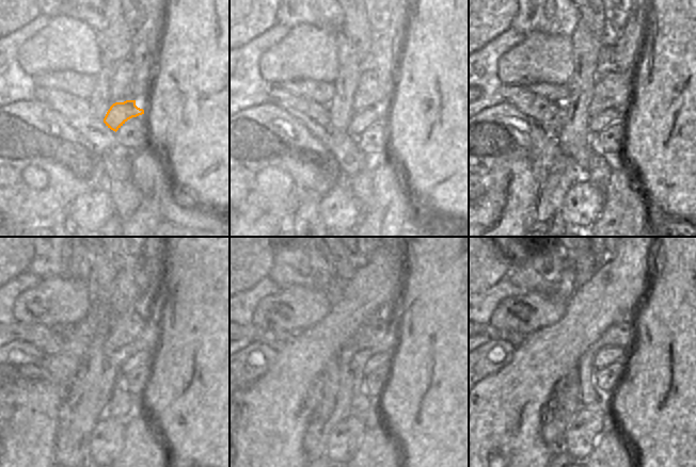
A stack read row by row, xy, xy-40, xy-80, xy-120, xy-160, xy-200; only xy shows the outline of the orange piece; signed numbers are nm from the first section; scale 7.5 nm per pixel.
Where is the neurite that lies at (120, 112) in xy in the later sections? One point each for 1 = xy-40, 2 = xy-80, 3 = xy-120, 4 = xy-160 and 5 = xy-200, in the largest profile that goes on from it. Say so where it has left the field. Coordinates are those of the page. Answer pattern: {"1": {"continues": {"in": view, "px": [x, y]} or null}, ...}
{"1": {"continues": {"in": "xy-40", "px": [362, 119]}}, "2": {"continues": {"in": "xy-80", "px": [597, 124]}}, "3": {"continues": {"in": "xy-120", "px": [143, 345]}}, "4": {"continues": {"in": "xy-160", "px": [359, 361]}}, "5": {"continues": {"in": "xy-200", "px": [607, 355]}}}

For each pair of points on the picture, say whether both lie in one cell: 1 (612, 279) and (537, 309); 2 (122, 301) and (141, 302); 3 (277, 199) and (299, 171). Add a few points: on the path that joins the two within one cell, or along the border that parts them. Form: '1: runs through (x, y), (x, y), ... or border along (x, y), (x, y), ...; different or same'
1: border along (567, 303), (565, 312), (552, 324); different
2: border along (147, 280), (147, 286), (133, 302), (132, 308); different
3: border along (271, 165), (284, 170), (293, 180), (287, 204); different

